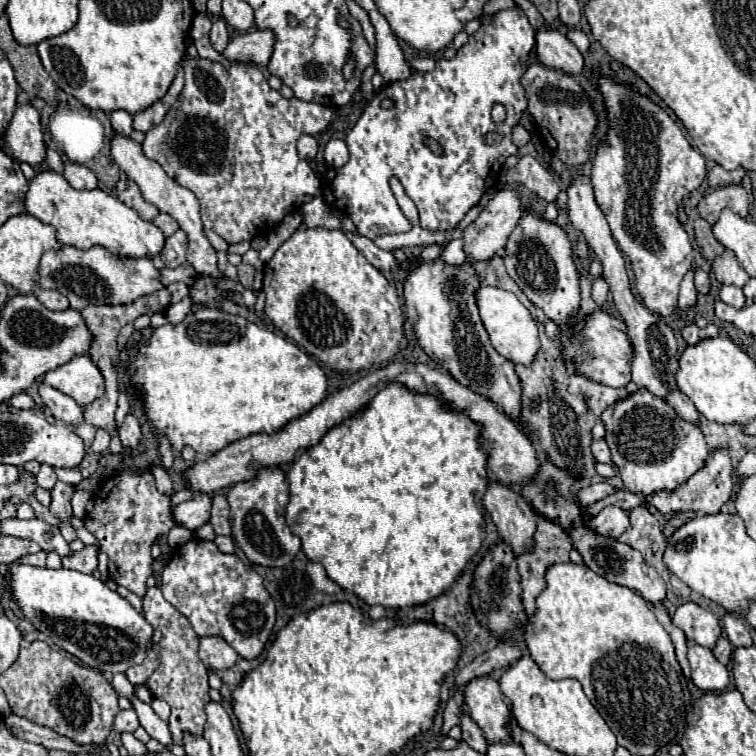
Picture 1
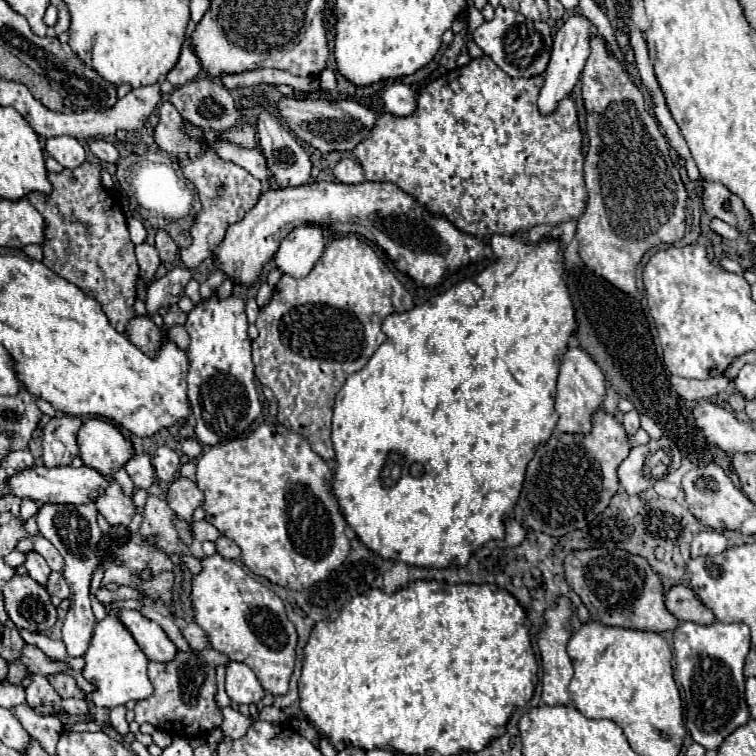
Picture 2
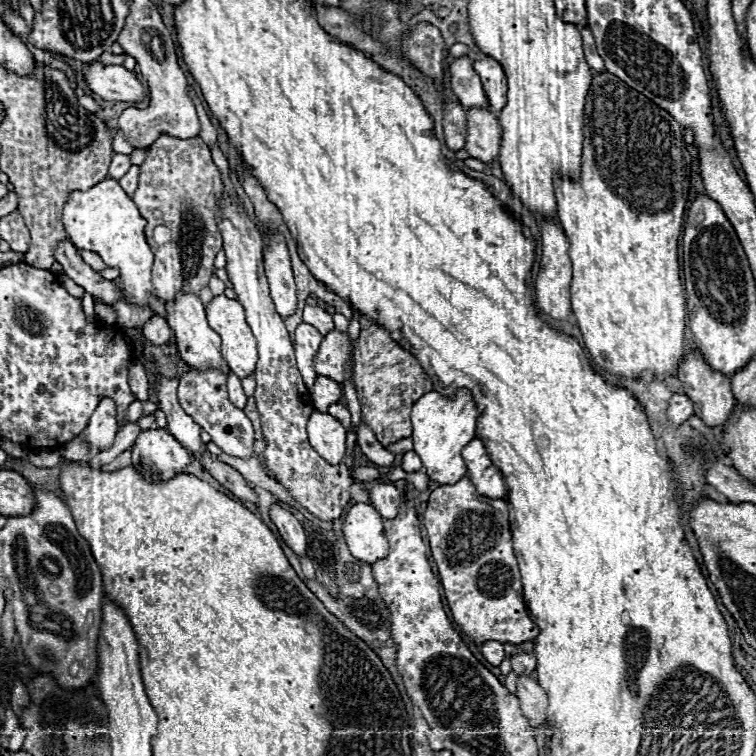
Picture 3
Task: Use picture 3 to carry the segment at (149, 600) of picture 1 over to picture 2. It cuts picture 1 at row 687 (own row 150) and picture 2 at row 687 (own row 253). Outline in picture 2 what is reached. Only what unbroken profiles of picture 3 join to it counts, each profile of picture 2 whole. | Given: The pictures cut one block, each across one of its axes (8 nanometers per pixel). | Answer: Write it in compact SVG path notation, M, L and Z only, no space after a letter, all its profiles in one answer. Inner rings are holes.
M176 652L170 662L150 662L148 678L154 686L150 698L136 702L134 720L148 722L154 728L178 738L202 738L222 724L222 712L216 704L216 670L194 652Z

